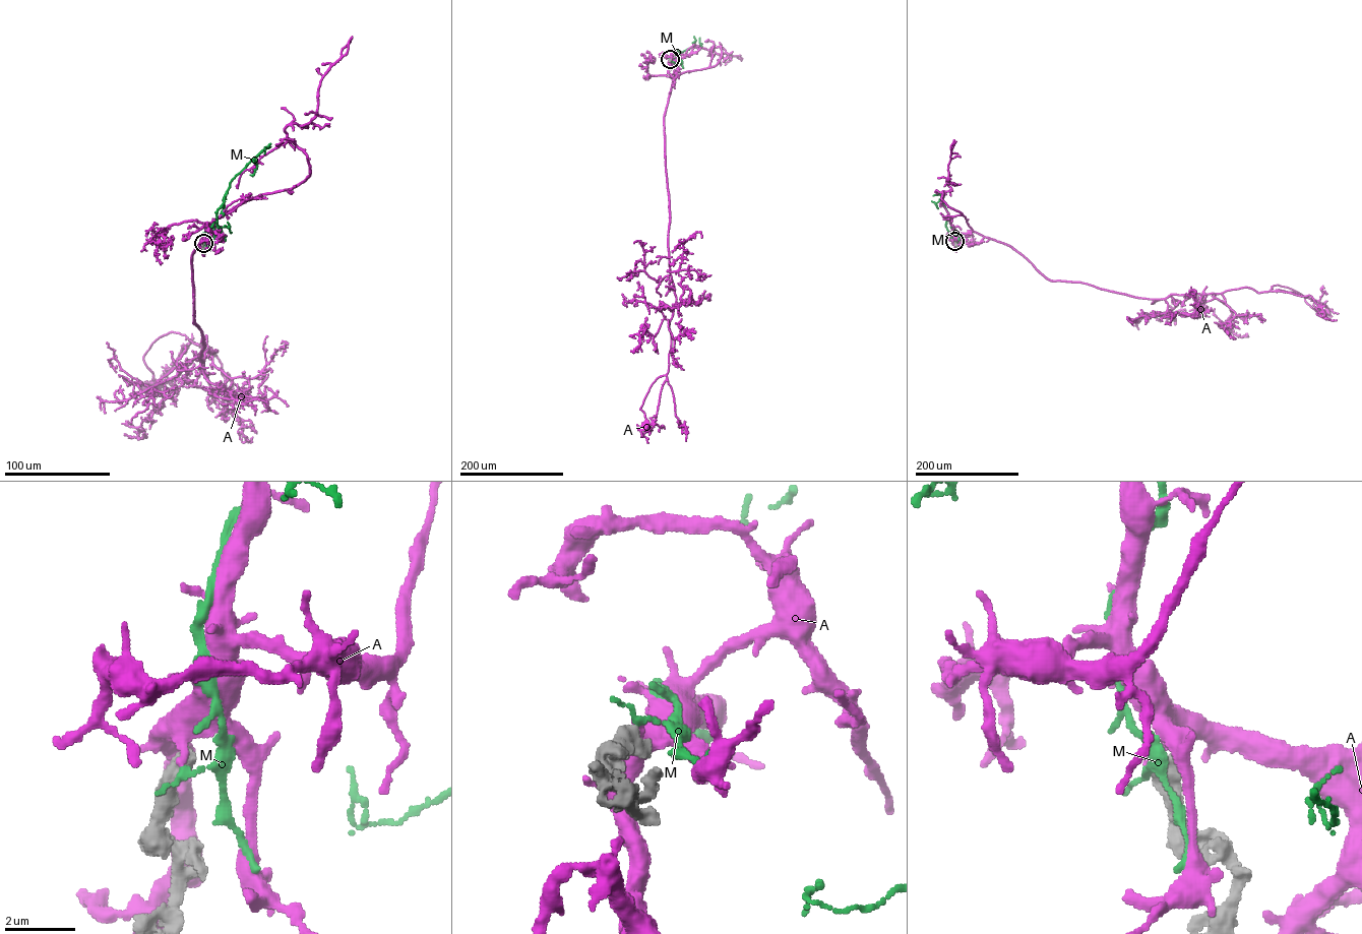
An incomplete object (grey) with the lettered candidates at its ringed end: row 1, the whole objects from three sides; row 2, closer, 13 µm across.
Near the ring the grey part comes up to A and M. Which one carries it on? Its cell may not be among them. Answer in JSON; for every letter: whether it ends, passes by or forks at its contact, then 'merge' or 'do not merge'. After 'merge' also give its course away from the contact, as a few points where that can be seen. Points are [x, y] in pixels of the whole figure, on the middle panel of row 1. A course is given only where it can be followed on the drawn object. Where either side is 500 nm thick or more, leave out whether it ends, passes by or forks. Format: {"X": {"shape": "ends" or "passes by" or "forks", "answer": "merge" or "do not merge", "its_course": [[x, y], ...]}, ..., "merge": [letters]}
{"A": {"answer": "do not merge"}, "M": {"answer": "do not merge"}, "merge": []}

